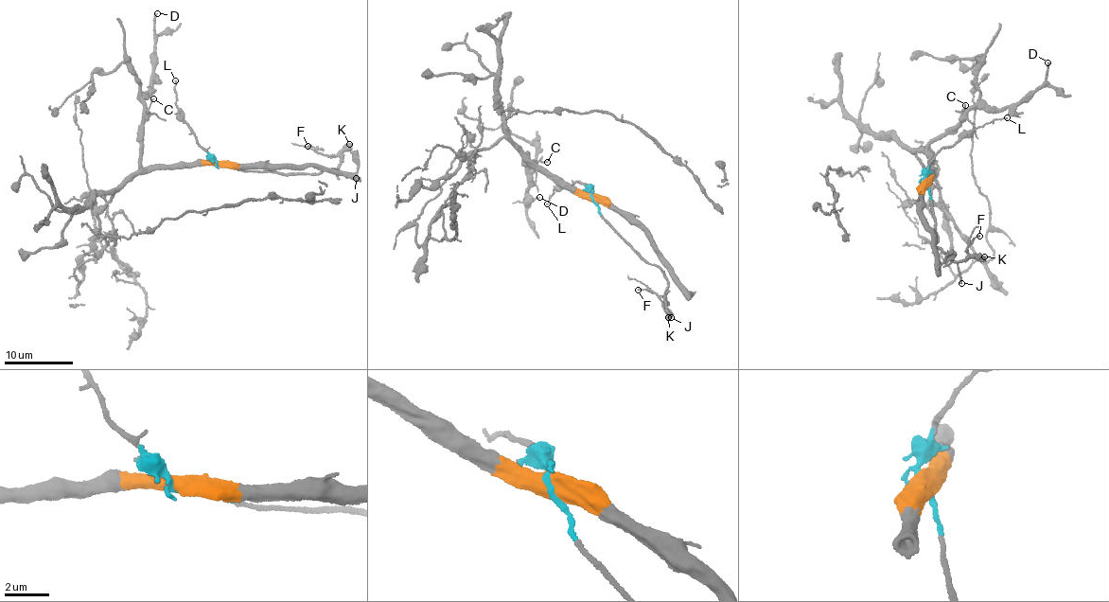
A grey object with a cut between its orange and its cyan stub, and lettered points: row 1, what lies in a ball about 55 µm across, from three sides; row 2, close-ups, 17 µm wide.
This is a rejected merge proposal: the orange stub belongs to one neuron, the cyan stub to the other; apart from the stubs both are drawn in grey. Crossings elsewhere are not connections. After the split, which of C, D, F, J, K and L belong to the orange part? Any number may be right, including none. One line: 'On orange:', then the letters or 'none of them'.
On orange: C, D

